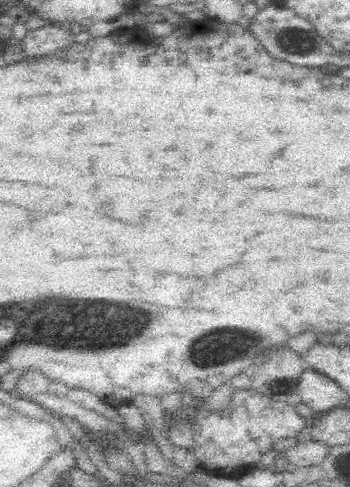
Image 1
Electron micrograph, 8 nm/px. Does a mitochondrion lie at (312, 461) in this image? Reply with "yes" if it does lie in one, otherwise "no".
no

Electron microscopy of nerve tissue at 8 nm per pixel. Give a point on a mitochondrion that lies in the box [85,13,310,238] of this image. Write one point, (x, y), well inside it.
(294, 42)

